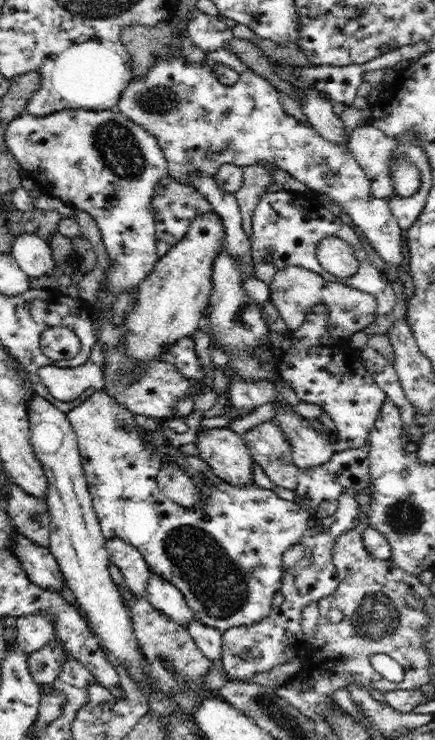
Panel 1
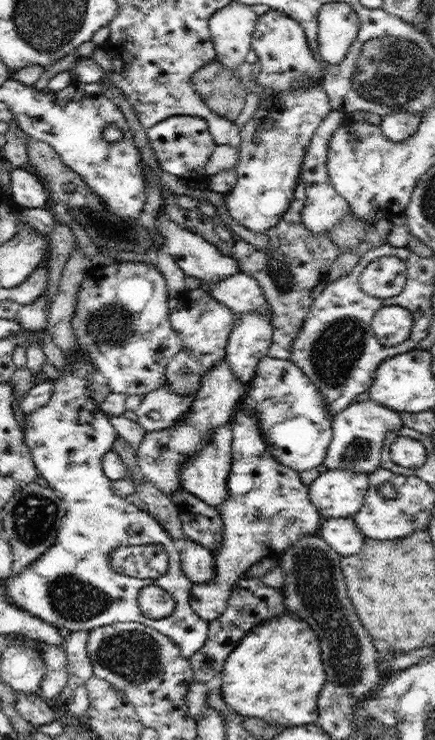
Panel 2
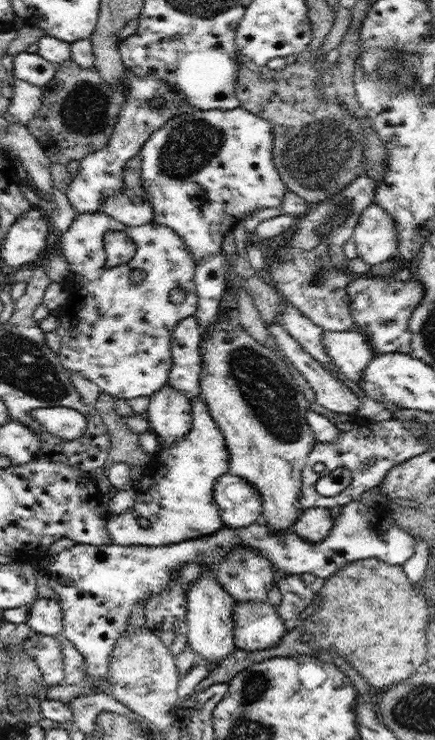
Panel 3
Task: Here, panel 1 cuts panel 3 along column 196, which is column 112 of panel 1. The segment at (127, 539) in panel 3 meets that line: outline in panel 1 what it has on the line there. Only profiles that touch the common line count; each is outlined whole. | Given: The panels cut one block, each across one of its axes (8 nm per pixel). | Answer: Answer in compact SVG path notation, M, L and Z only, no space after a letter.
M104 389L94 391L82 404L66 413L77 436L78 448L85 470L87 485L93 500L102 534L106 539L120 537L135 546L146 559L151 572L158 573L174 584L192 609L192 618L217 628L220 632L232 627L242 627L264 620L272 610L272 598L281 590L285 569L283 554L290 545L299 543L308 528L310 518L295 501L280 498L273 490L249 485L233 485L219 479L210 466L199 456L187 456L178 451L174 463L184 467L189 474L201 478L207 486L201 503L188 509L164 498L157 485L158 472L163 458L150 443L124 404L110 396Z

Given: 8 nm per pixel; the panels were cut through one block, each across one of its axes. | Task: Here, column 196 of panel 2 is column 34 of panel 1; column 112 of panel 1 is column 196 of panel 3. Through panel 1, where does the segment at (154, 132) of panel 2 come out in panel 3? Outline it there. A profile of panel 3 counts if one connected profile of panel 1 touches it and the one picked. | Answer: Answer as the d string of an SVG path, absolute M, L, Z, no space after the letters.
M242 106L230 110L186 109L152 134L139 153L142 186L153 209L153 221L178 233L196 262L193 281L198 294L198 308L193 316L202 332L210 332L218 320L220 301L229 286L227 272L230 261L222 254L224 236L235 229L240 220L251 211L280 207L288 192L273 161L273 142L270 121Z

